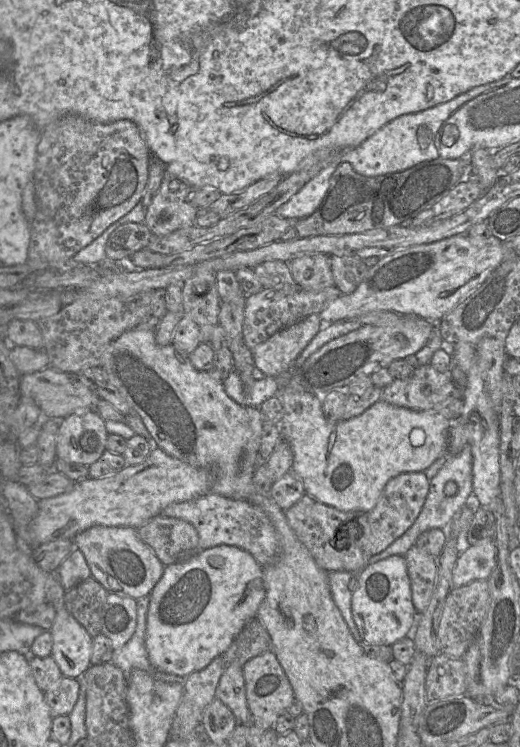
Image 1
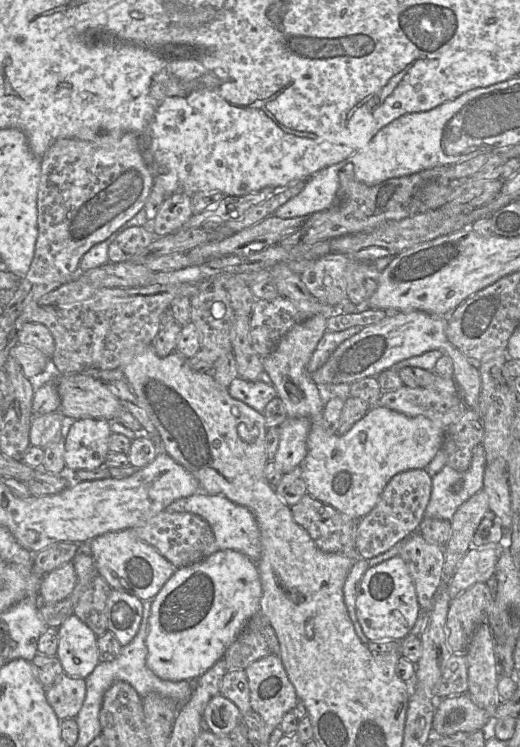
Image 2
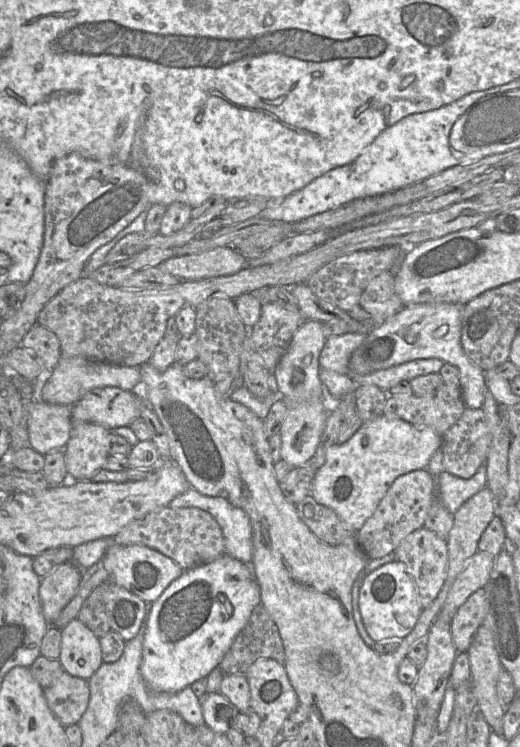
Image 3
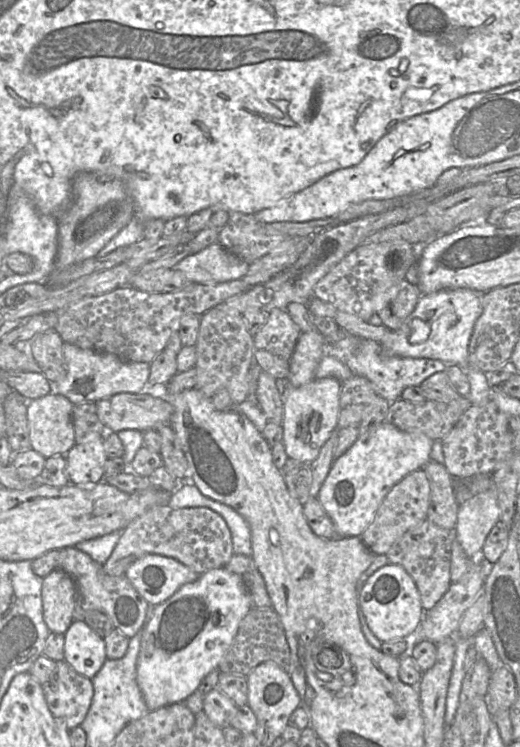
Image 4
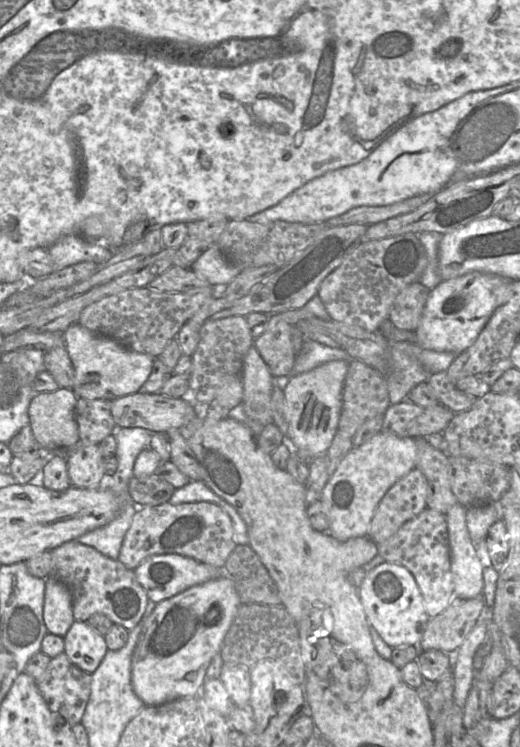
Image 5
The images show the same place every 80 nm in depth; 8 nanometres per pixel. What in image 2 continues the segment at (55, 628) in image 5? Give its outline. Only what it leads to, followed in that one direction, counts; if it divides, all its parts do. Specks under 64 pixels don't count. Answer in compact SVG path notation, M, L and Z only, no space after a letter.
M67 562L44 575L41 579L39 597L41 603L56 603L66 599L78 582L72 562Z

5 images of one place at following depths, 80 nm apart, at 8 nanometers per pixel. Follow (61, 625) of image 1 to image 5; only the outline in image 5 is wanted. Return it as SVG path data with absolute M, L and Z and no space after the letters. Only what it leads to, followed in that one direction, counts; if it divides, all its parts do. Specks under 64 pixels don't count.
M75 621L63 638L69 660L80 670L93 674L108 651L104 636L88 622Z

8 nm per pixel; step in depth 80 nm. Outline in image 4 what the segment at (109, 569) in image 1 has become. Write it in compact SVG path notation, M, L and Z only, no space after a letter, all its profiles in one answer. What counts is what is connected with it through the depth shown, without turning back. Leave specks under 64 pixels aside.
M146 554L133 562L124 576L148 604L158 605L200 574L172 557Z

